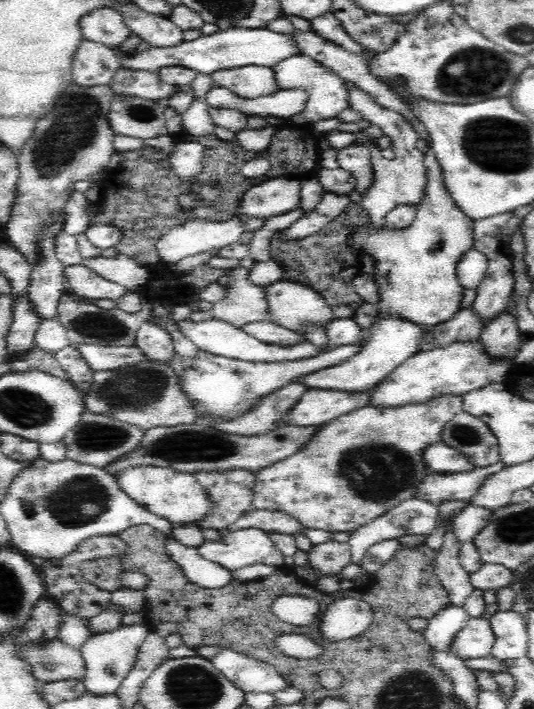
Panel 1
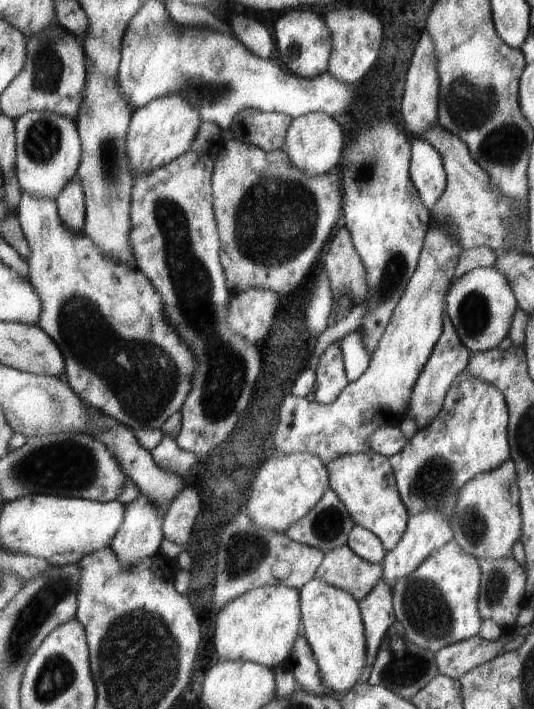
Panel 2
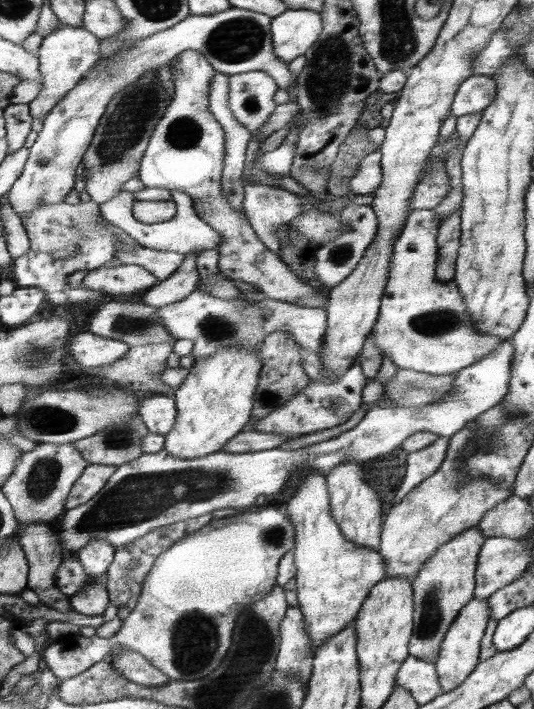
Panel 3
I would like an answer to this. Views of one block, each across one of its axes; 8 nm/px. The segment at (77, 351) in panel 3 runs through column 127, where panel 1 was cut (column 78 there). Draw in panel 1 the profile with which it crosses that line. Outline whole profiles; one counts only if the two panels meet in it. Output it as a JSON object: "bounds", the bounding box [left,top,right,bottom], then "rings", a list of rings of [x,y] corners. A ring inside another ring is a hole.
{"bounds":[72,343,146,371],"rings":[[[78,343],[72,344],[93,371],[114,370],[120,366],[130,366],[140,362],[146,355],[138,346],[104,346],[100,344]]]}

